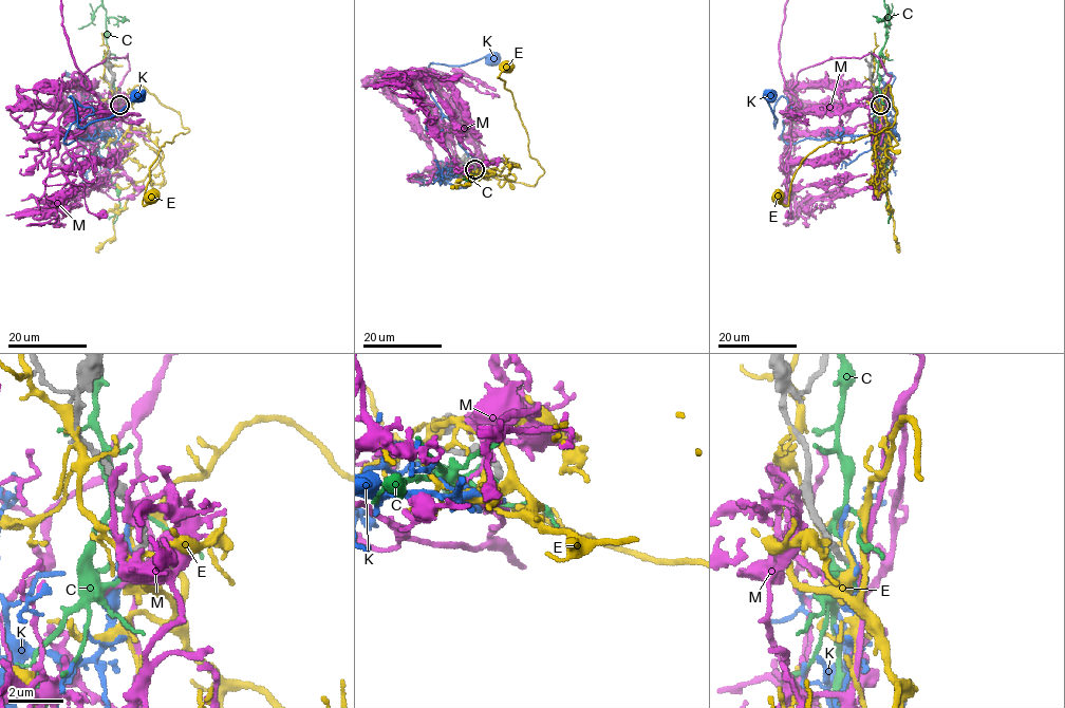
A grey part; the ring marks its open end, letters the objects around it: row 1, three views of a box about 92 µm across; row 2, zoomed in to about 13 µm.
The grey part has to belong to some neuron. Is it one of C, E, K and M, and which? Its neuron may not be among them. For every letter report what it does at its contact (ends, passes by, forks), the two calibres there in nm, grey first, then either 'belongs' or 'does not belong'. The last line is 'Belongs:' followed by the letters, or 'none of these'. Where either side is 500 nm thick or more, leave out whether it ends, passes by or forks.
C: it ends there; 240 nm thick on the grey side, 170 nm on the other; does not belong
E: it passes by; 240 nm thick on the grey side, 280 nm on the other; does not belong
K: it forks there; 240 nm thick on the grey side, 280 nm on the other; does not belong
M: it passes by; 240 nm thick on the grey side, 150 nm on the other; belongs
Belongs: M

